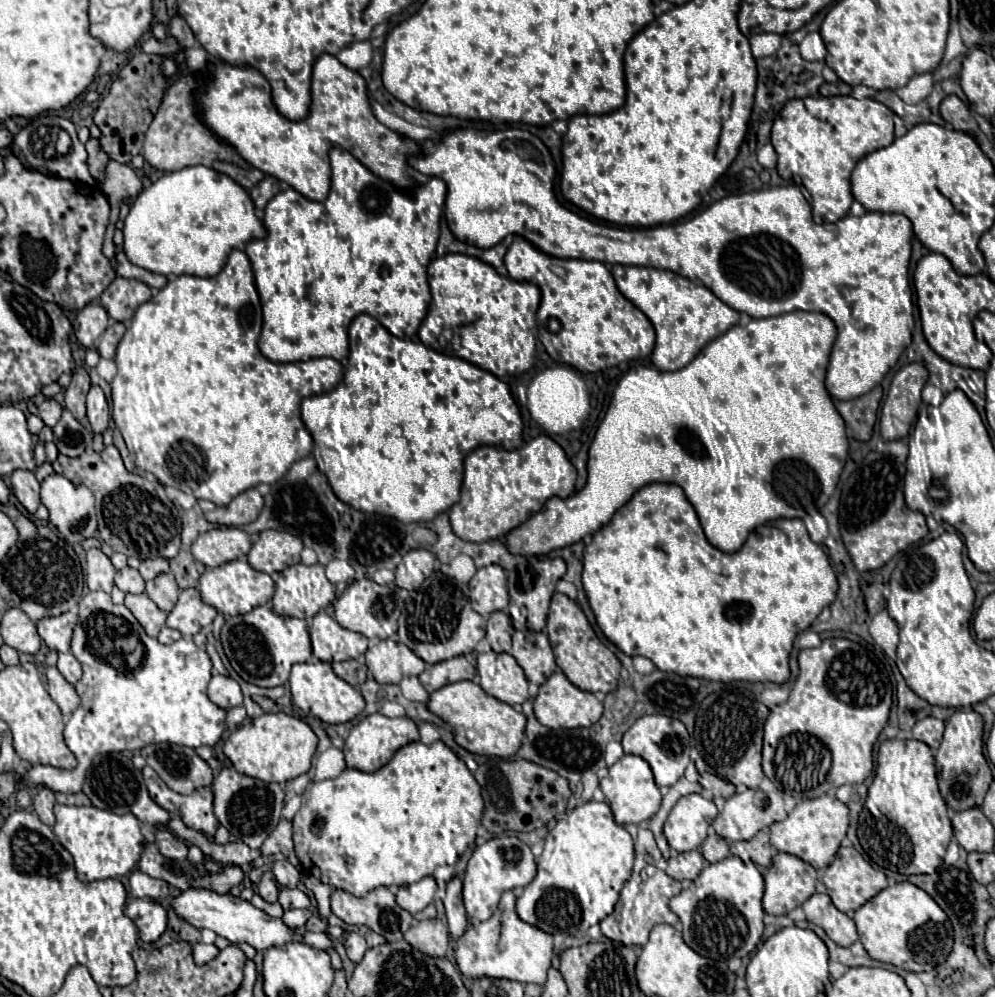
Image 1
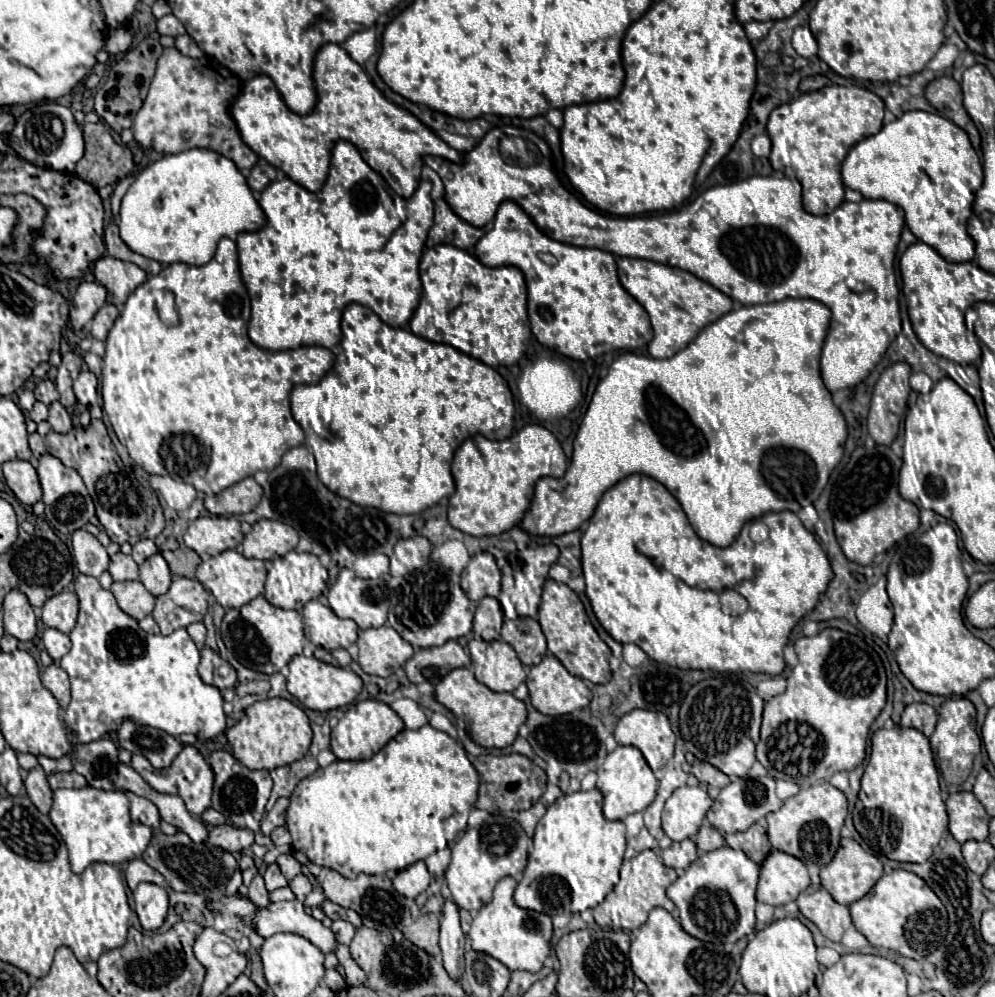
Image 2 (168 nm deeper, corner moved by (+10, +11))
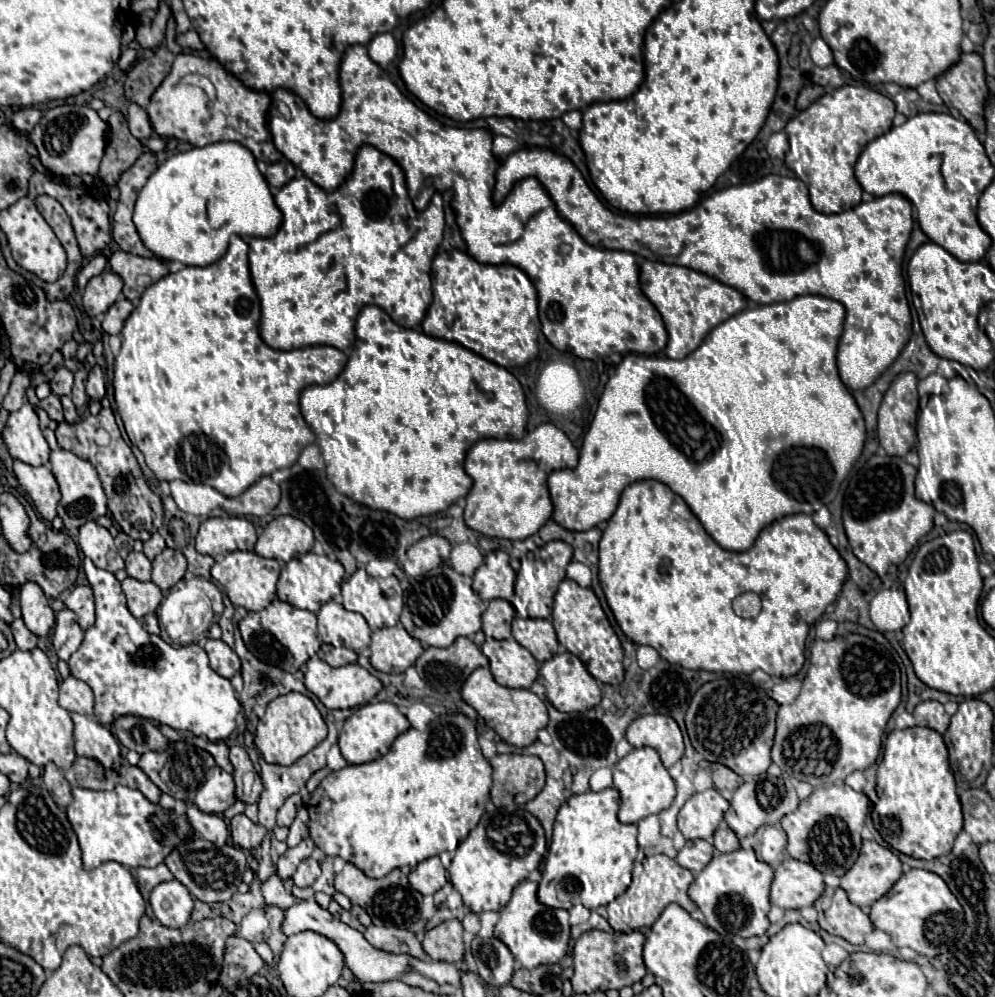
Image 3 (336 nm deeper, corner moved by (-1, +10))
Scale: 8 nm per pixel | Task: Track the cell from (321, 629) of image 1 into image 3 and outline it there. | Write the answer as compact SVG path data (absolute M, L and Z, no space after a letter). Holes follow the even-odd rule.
M328 601L318 611L318 637L334 647L342 643L360 653L370 645L370 627L360 613L346 611L340 603Z

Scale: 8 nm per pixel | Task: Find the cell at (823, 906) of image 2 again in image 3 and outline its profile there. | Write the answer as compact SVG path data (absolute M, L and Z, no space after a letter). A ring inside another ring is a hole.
M834 873L824 874L825 891L816 901L820 913L820 927L830 935L838 935L852 945L862 945L864 937L874 931L870 917L846 897L846 891L840 887L840 878Z

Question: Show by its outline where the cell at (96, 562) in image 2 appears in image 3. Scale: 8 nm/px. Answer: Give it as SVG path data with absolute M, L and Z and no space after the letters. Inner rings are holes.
M88 521L80 527L78 545L84 551L84 555L94 561L98 569L106 569L110 573L124 569L124 559L118 555L112 535L96 521Z

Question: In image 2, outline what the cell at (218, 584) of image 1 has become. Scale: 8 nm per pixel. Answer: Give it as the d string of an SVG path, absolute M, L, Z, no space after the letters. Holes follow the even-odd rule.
M225 550L205 562L201 562L197 566L197 580L215 596L215 600L223 606L223 608L239 608L247 602L251 602L253 598L257 598L259 594L263 594L263 584L265 584L265 566L261 560L255 558L245 558L243 554L239 554L237 550Z

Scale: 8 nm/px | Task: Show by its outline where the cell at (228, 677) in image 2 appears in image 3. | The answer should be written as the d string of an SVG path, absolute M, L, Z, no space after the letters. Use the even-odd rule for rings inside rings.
M208 639L204 649L206 649L208 657L210 657L210 667L218 675L230 679L234 673L240 671L240 659L238 659L238 655L222 639Z

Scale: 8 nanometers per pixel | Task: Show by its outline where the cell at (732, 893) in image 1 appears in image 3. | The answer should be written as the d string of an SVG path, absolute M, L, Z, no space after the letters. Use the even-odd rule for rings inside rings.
M738 849L732 853L716 855L696 875L694 883L688 889L688 895L704 913L706 925L718 931L720 935L738 935L738 937L764 935L770 925L768 893L772 877L774 869L768 863L758 861L752 849Z

